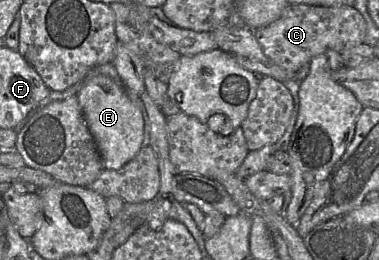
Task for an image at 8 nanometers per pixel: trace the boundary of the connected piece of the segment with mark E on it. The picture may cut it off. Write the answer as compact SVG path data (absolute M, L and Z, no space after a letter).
M104 75L92 77L78 92L78 104L101 156L104 169L119 169L143 146L144 121L140 108L123 85Z

